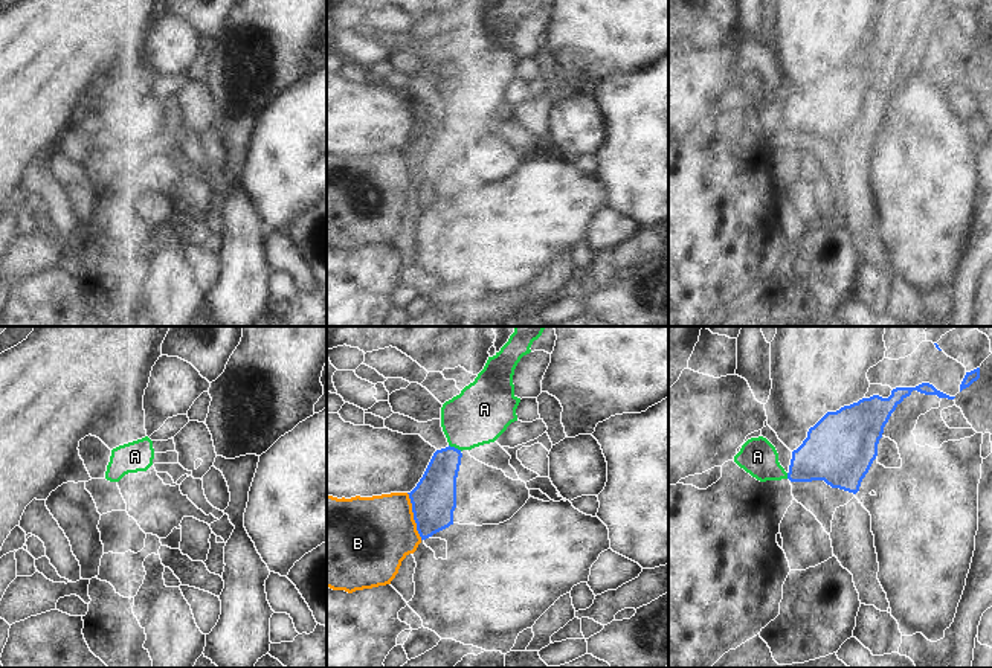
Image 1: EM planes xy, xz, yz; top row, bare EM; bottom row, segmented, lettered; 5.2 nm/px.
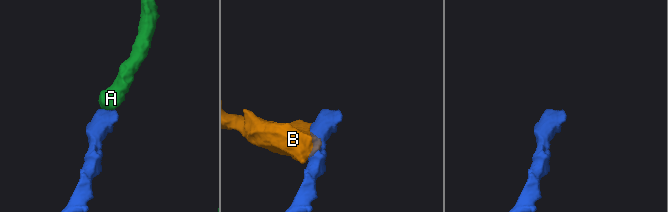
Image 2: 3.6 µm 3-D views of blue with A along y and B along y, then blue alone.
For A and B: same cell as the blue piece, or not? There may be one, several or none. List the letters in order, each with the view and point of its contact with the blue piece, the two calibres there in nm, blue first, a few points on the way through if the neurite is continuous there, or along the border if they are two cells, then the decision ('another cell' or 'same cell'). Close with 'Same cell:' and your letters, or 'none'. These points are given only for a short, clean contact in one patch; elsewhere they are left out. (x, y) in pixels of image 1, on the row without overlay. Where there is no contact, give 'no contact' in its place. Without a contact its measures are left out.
A: xz (454, 105) | 200/300 nm | across xz (437, 148), (454, 105), (464, 87), (483, 69) | same cell
B: xz (414, 174) | 240/420 nm | another cell
Same cell: A

